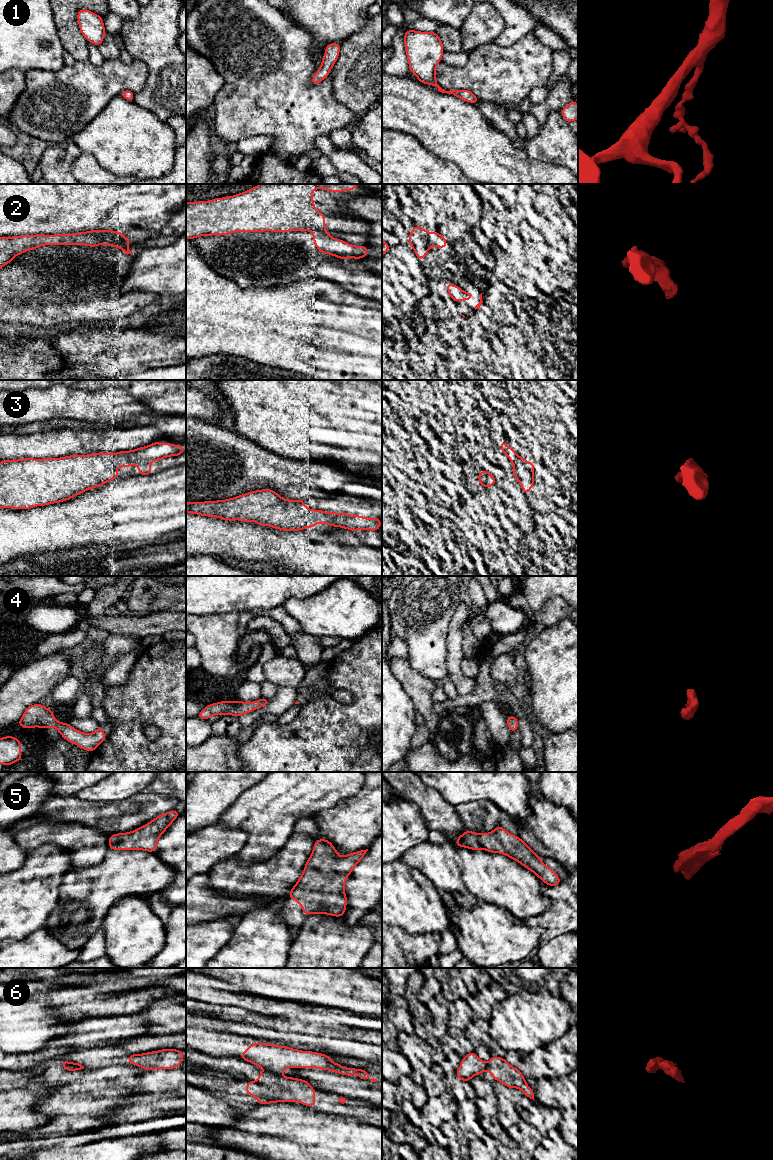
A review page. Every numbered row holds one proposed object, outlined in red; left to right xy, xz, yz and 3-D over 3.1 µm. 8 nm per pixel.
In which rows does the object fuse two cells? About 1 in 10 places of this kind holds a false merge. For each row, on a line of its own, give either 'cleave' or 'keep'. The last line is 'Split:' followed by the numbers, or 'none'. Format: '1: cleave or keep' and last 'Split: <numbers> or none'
1: keep
2: cleave
3: keep
4: keep
5: keep
6: cleave
Split: 2, 6

